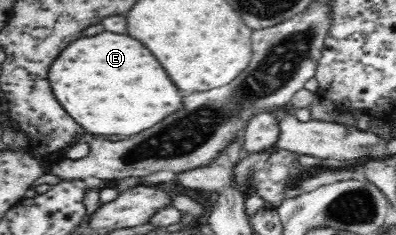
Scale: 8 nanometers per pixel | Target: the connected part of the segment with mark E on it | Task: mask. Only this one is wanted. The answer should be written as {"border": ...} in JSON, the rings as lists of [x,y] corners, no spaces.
{"border":[[[101,33],[73,41],[53,61],[49,79],[57,101],[87,133],[137,135],[167,115],[179,111],[181,91],[171,83],[165,69],[147,47],[129,35]]]}

